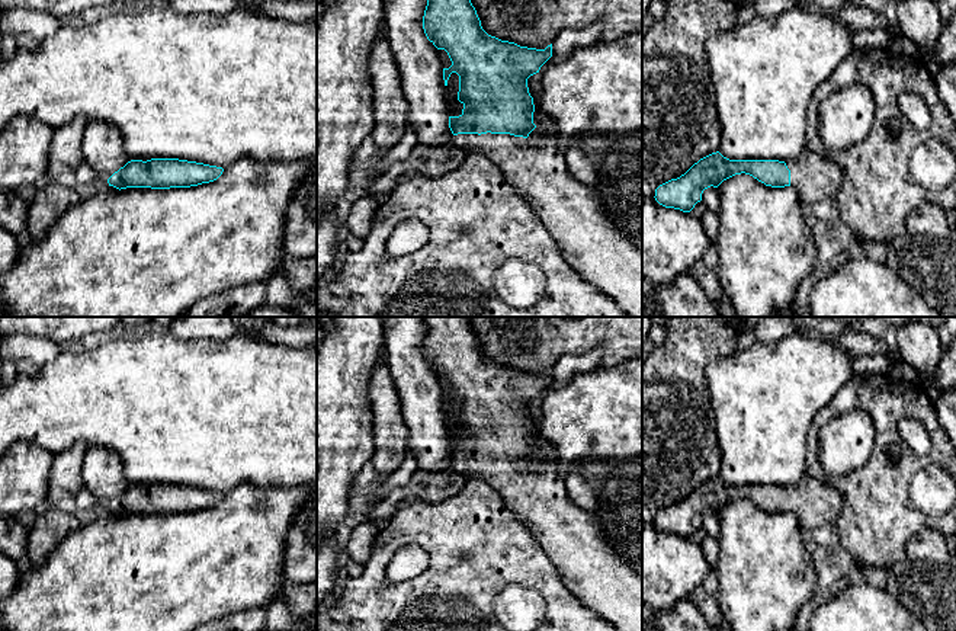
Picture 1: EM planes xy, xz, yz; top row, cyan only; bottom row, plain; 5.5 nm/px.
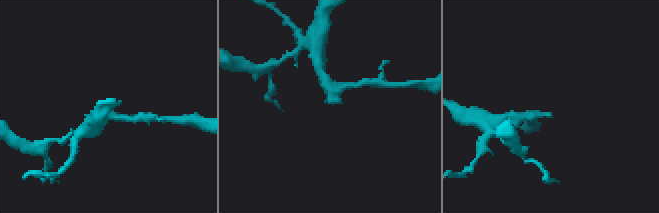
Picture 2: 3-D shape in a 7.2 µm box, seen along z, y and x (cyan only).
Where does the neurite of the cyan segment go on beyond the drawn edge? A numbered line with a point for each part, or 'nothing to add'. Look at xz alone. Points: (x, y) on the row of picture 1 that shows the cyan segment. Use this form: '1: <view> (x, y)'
1: xz (603, 256)

